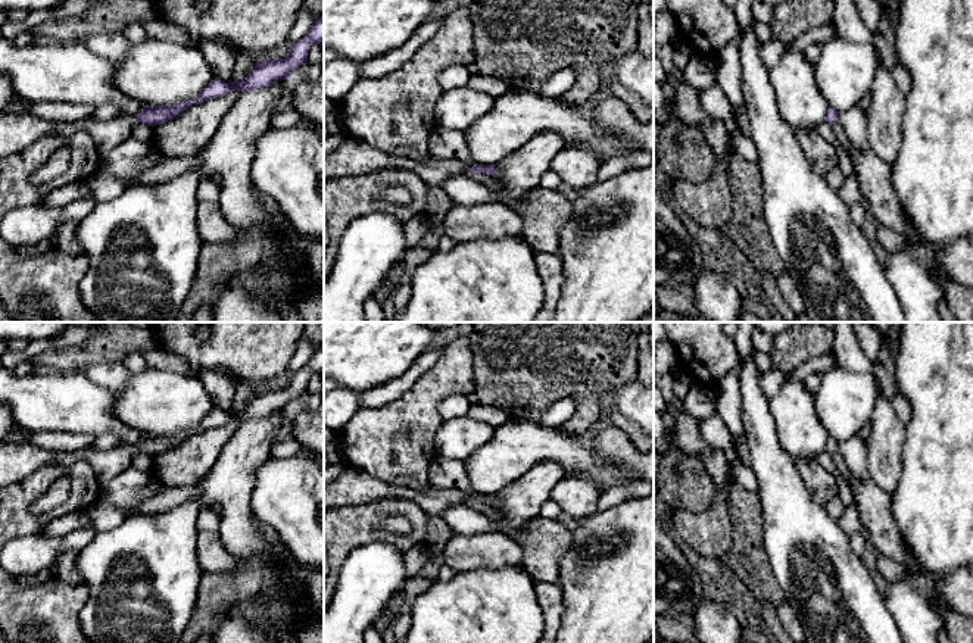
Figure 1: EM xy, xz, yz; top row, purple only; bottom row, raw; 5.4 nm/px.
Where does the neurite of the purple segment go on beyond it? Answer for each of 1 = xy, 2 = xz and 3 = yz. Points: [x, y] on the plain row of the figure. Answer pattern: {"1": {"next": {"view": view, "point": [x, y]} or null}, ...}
{"1": {"next": null}, "2": {"next": null}, "3": {"next": null}}

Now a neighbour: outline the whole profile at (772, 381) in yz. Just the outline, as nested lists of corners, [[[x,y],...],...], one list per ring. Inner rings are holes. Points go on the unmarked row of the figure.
[[[777,368],[767,372],[761,372],[760,381],[761,381],[761,388],[770,399],[776,396],[783,386],[788,384],[788,372],[783,372]]]

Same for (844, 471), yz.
[[[835,450],[833,453],[830,453],[835,465],[836,465],[836,469],[841,475],[841,478],[851,487],[852,484],[852,472],[849,471],[849,468],[846,466],[842,455],[839,450]]]

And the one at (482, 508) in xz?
[[[465,499],[464,503],[471,509],[477,511],[478,514],[484,514],[490,518],[500,519],[502,516],[499,511],[495,511],[490,505],[486,505],[483,502],[471,502]]]

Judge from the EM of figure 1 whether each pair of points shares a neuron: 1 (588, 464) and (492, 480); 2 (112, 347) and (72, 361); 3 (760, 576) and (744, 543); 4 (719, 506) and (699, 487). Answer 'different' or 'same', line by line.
1: same
2: same
3: same
4: different

